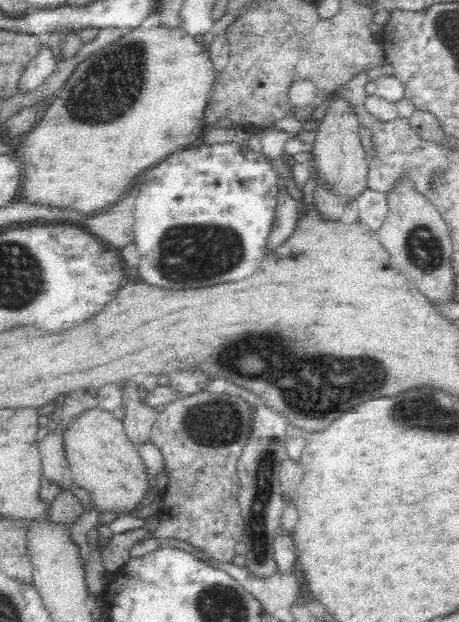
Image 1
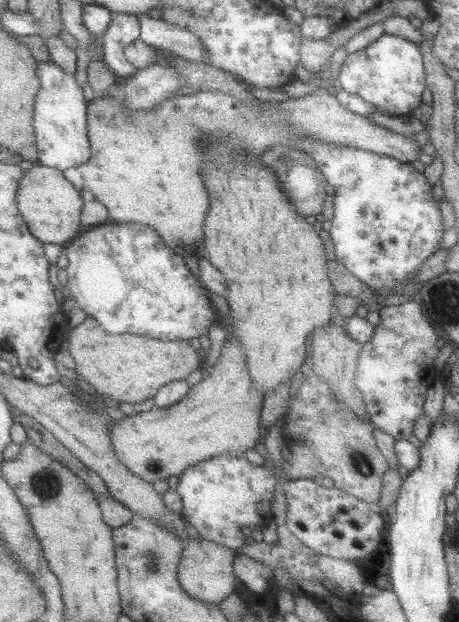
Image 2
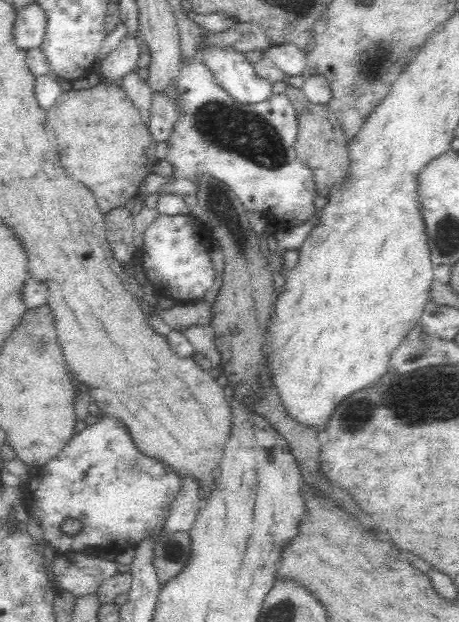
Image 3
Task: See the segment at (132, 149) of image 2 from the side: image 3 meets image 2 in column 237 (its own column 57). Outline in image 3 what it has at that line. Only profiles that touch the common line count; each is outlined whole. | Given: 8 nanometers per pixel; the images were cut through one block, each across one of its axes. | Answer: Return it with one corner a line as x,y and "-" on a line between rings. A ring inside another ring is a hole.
100,81
94,88
62,92
56,103
47,110
46,124
50,124
56,132
56,140
60,146
60,162
66,174
92,190
98,210
103,215
113,208
129,206
140,194
144,179
148,174
153,174
152,167
159,162
156,155
157,141
118,82
103,84

